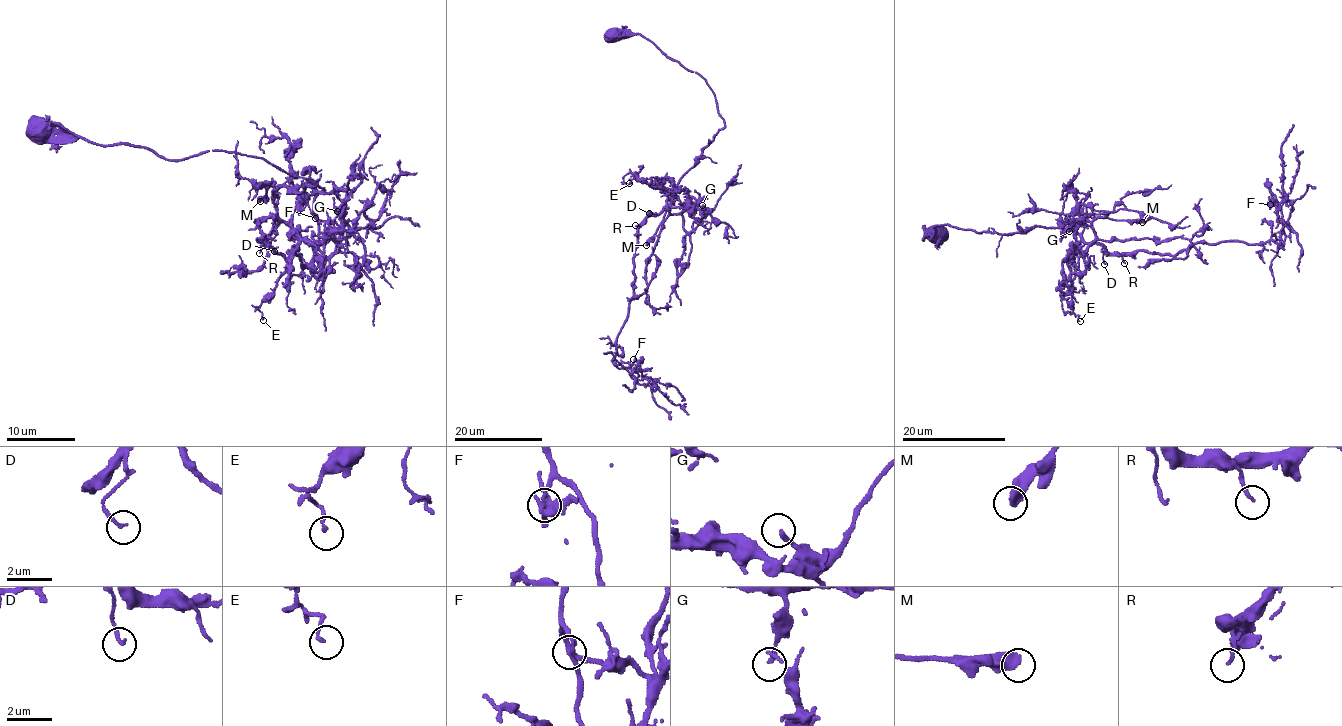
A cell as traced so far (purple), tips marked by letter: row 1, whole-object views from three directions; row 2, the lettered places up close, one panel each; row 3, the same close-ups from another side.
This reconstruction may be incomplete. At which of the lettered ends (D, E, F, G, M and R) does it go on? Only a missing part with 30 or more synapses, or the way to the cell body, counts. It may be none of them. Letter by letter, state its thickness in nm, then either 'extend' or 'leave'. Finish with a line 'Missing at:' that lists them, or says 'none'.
D: 160 nm thick; leave
E: 130 nm thick; leave
F: 160 nm thick; leave
G: 180 nm thick; leave
M: 500 nm thick; leave
R: 140 nm thick; leave
Missing at: none

